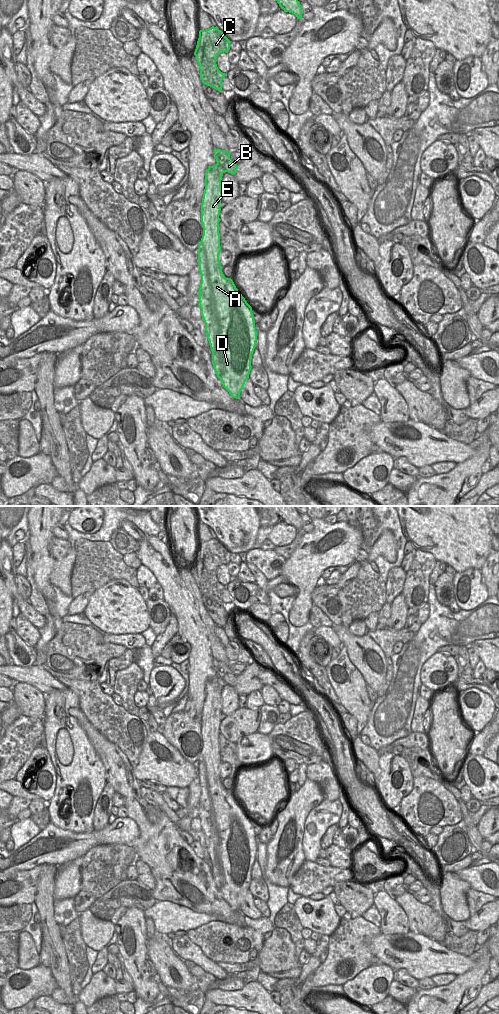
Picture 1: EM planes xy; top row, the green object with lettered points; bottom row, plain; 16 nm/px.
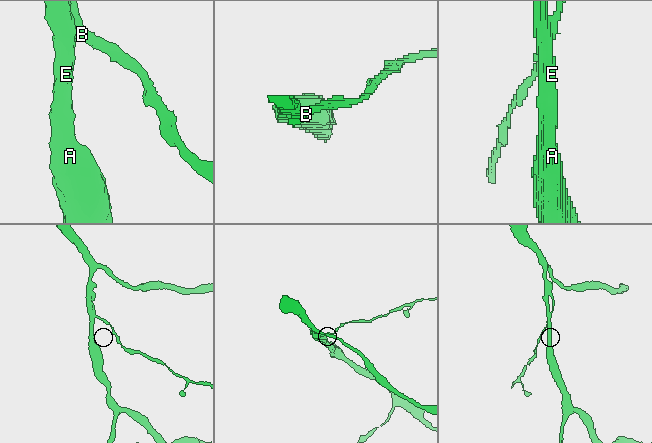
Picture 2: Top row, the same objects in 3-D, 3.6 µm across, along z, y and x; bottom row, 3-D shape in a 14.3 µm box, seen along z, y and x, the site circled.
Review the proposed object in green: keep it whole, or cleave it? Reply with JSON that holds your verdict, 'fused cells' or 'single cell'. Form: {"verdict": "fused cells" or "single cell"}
{"verdict": "fused cells"}

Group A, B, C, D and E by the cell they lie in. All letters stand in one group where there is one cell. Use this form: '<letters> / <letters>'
A C D E / B

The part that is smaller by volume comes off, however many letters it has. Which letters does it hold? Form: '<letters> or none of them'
B

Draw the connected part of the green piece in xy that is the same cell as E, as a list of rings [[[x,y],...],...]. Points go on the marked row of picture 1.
[[[214,147],[214,157],[217,164],[209,166],[205,172],[201,203],[203,235],[198,245],[201,275],[198,305],[205,323],[216,375],[229,394],[240,399],[240,392],[252,368],[257,331],[252,307],[233,280],[224,276],[219,261],[221,180],[223,165],[230,160],[230,152]]]

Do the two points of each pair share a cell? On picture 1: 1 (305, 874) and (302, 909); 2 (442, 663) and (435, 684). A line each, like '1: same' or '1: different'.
1: different
2: same

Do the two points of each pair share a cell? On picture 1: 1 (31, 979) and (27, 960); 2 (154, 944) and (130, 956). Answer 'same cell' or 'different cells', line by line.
1: different cells
2: different cells

